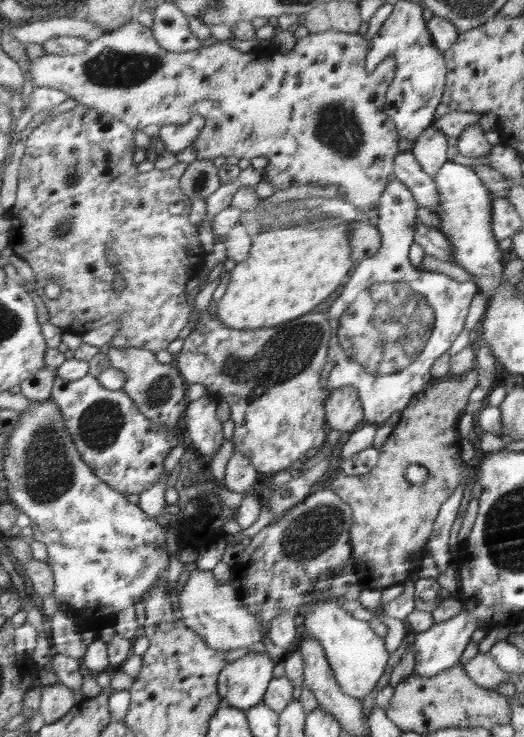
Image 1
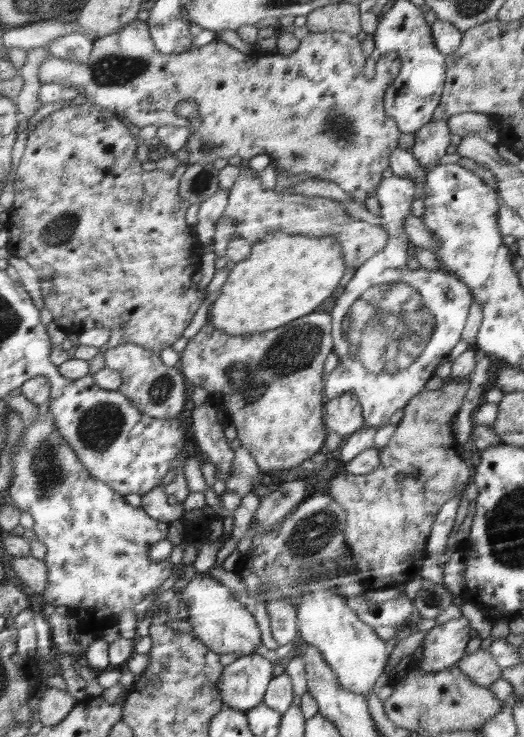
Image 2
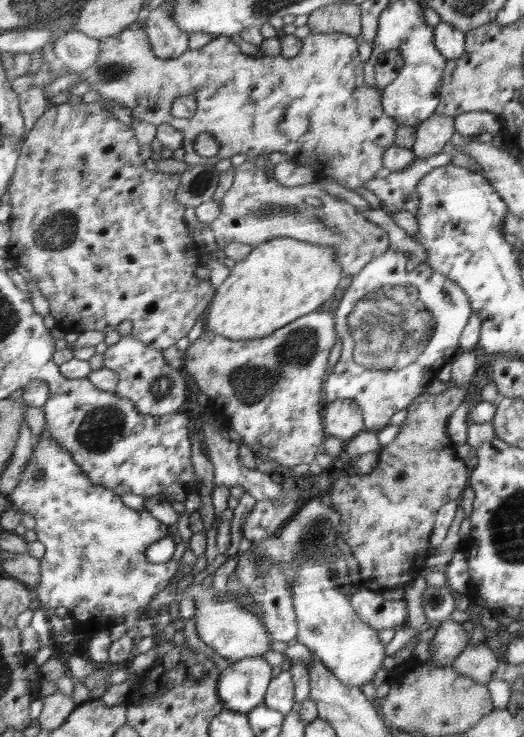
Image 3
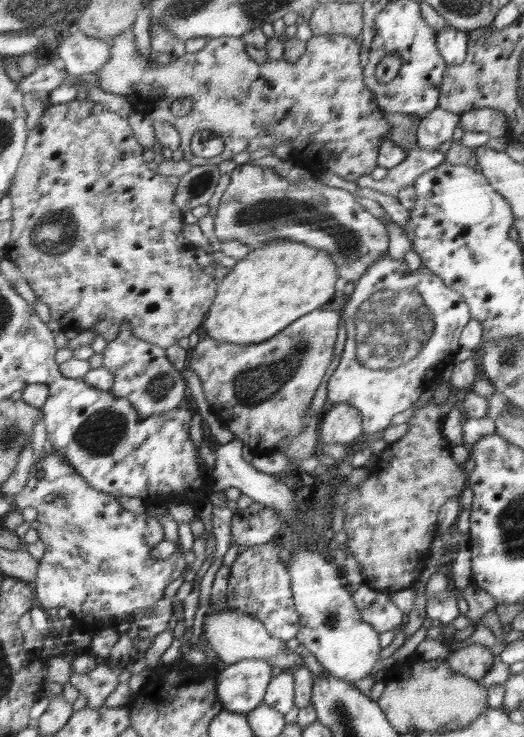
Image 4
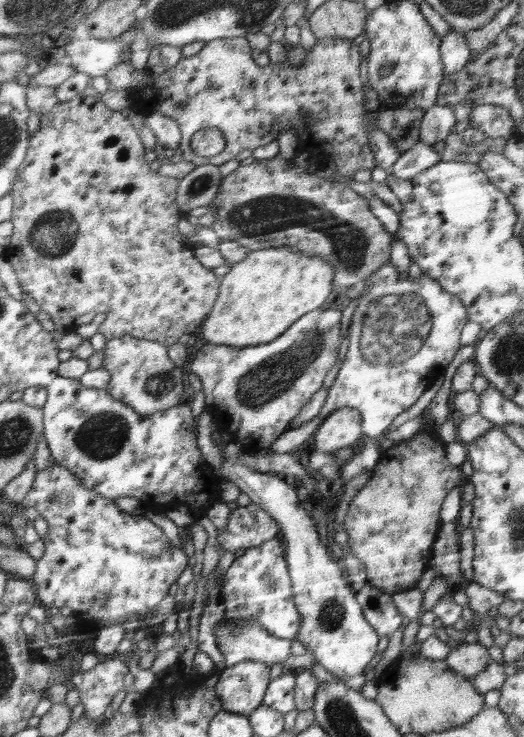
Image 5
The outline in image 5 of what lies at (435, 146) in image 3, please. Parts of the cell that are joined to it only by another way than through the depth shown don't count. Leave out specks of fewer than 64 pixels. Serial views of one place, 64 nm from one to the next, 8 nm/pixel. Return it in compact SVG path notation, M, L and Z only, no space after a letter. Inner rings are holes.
M436 103L424 112L419 140L432 147L436 142L445 140L451 130L455 128L456 123L457 120L453 109Z

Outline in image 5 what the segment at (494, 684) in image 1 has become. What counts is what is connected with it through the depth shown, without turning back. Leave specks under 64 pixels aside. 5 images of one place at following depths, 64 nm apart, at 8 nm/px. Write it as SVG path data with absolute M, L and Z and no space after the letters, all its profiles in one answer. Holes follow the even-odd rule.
M467 640L456 648L450 649L445 661L457 673L472 677L483 672L492 659L489 658L488 649L485 646Z

